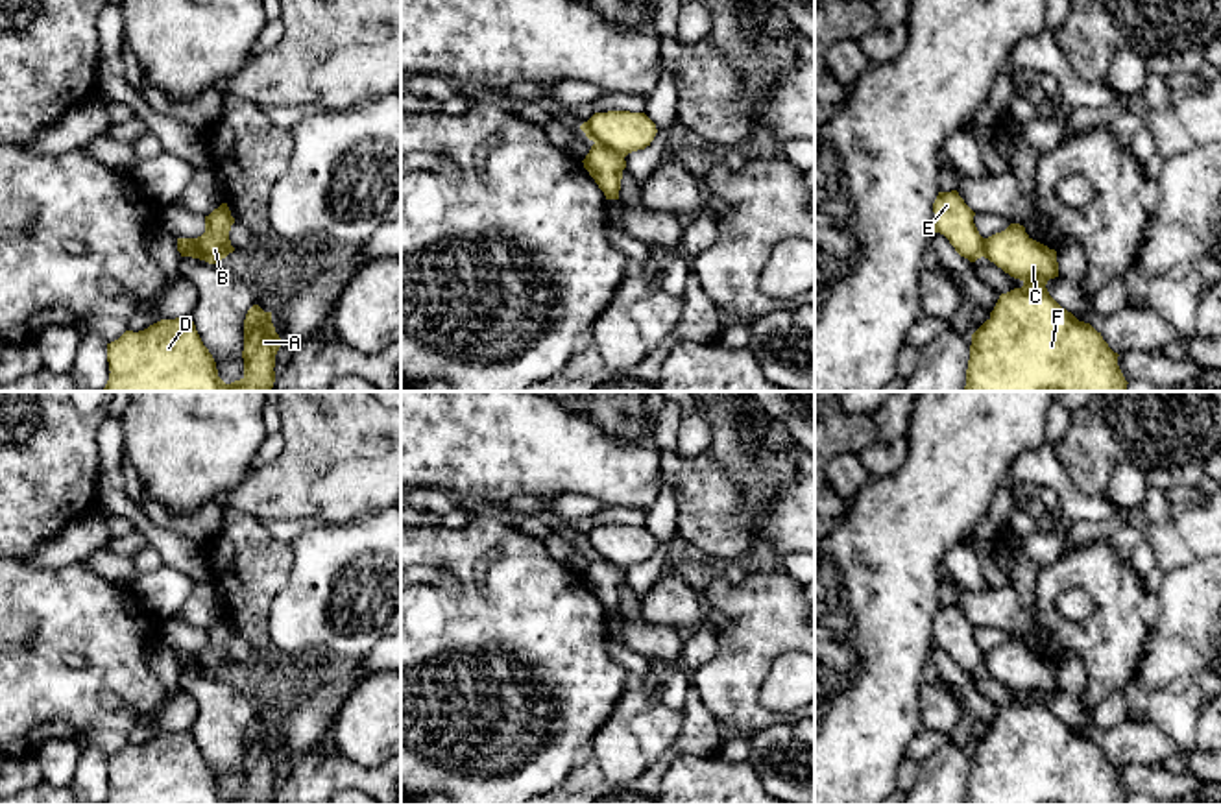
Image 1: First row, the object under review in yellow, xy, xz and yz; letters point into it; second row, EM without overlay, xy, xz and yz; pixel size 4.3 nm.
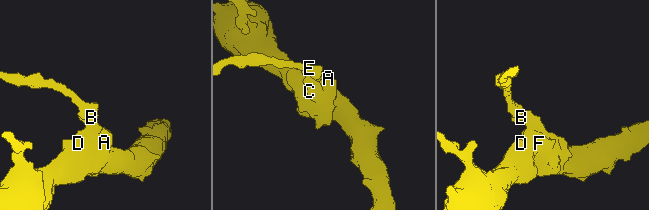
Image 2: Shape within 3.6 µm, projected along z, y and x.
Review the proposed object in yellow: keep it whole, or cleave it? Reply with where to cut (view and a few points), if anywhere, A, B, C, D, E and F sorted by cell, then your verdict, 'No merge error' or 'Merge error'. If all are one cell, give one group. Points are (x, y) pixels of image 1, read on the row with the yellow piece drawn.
Split along xz (595, 143), (625, 156). Groups: A C D F / B E. Merge error

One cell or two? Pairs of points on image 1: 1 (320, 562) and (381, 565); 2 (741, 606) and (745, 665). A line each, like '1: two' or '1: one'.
1: one
2: one

